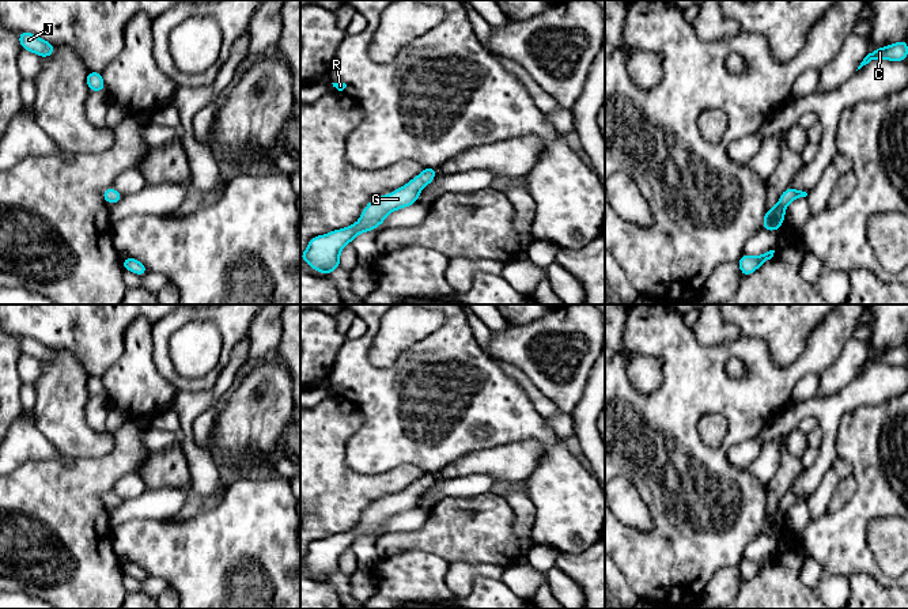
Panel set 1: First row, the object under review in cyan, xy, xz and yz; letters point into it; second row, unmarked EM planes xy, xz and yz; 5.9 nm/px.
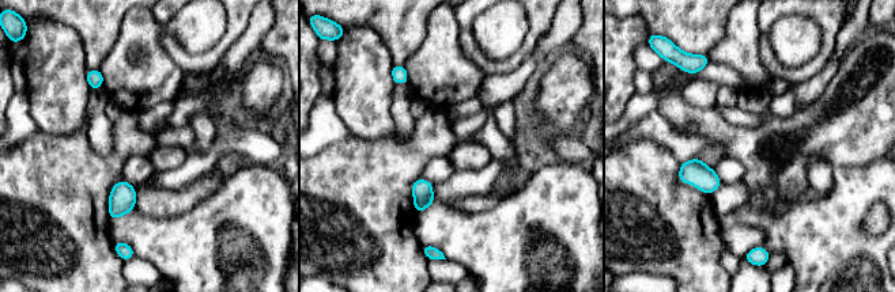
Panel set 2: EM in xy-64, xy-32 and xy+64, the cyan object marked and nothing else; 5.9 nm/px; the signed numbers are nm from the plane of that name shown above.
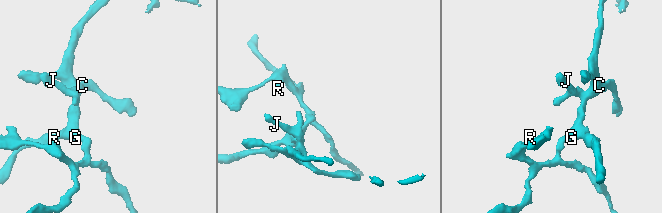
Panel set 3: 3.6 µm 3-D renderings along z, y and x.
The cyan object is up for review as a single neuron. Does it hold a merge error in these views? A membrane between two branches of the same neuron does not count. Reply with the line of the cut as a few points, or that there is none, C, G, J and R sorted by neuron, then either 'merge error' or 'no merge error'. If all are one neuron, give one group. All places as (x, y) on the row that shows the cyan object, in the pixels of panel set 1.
no cut | C G J R | no merge error

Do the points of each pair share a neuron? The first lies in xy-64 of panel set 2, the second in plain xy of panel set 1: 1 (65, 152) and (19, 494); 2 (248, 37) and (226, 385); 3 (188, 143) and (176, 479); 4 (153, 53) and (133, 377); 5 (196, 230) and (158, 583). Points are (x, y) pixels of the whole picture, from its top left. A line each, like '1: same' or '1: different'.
1: same
2: different
3: different
4: same
5: different

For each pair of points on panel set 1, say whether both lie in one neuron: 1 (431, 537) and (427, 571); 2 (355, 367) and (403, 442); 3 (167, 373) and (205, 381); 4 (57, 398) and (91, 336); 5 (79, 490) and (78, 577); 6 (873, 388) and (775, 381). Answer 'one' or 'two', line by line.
1: two
2: one
3: one
4: two
5: one
6: two

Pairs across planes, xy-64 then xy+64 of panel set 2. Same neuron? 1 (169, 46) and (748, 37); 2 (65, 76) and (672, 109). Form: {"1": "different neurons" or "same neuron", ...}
{"1": "different neurons", "2": "same neuron"}

